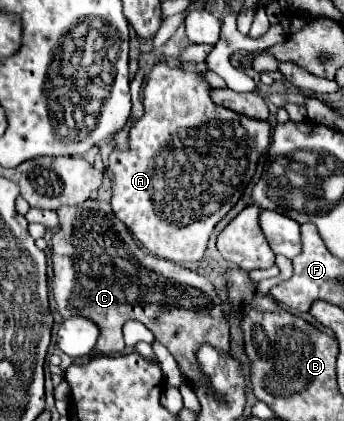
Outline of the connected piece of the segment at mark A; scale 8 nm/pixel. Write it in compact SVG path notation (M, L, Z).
M158 62L152 66L150 74L146 76L146 82L144 82L144 92L142 92L142 102L144 102L144 116L134 124L134 128L130 130L130 150L126 152L112 152L110 154L110 162L108 162L108 170L112 172L112 198L110 198L110 204L112 204L112 210L114 214L128 226L128 230L154 254L154 256L160 256L160 258L166 258L166 260L172 260L172 262L198 262L202 256L204 256L204 250L206 250L206 244L208 244L208 236L210 232L214 230L216 222L220 218L224 218L230 208L238 202L238 198L242 196L244 188L248 186L248 182L252 180L254 172L256 172L256 164L258 164L258 158L266 152L266 148L270 146L270 126L268 122L258 122L258 120L252 120L252 118L246 118L246 116L240 116L232 110L226 110L222 106L216 106L210 98L210 92L208 92L208 82L202 74L198 72L184 72L182 68L170 68L166 66L164 62Z

